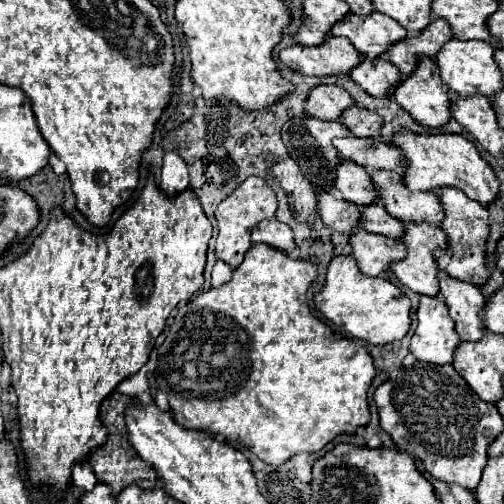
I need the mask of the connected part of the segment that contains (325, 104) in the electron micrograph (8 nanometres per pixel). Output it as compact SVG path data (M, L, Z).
M320 84L314 86L304 102L306 114L320 118L320 120L338 120L342 110L354 104L350 94L334 84Z

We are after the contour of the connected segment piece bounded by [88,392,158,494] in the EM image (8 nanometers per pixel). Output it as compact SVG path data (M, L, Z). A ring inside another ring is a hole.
M114 392L114 408L112 408L112 402L108 402L108 406L104 404L100 408L100 420L104 420L104 426L108 428L108 440L106 444L94 448L90 454L88 454L88 464L92 466L98 482L104 482L112 488L114 494L120 494L126 486L130 484L136 484L140 488L154 488L156 486L156 472L154 468L146 466L138 454L134 452L134 448L128 444L128 430L126 430L126 420L124 420L124 410L126 406L132 402L130 396L122 396L118 392Z

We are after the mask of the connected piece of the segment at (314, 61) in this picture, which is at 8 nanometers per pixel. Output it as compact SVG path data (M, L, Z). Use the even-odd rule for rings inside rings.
M326 34L318 46L294 44L284 48L280 50L278 58L288 68L308 76L330 76L338 72L348 74L362 60L356 48L352 48L350 40L330 34Z

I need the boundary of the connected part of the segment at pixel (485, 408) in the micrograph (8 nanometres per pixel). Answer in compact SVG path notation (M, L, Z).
M414 362L402 380L388 380L374 392L374 402L380 414L380 426L386 430L396 446L410 456L418 456L424 468L438 480L448 484L460 484L466 490L474 490L480 482L482 468L486 466L486 444L502 430L502 416L494 404L476 396L452 364L434 366L430 362Z

